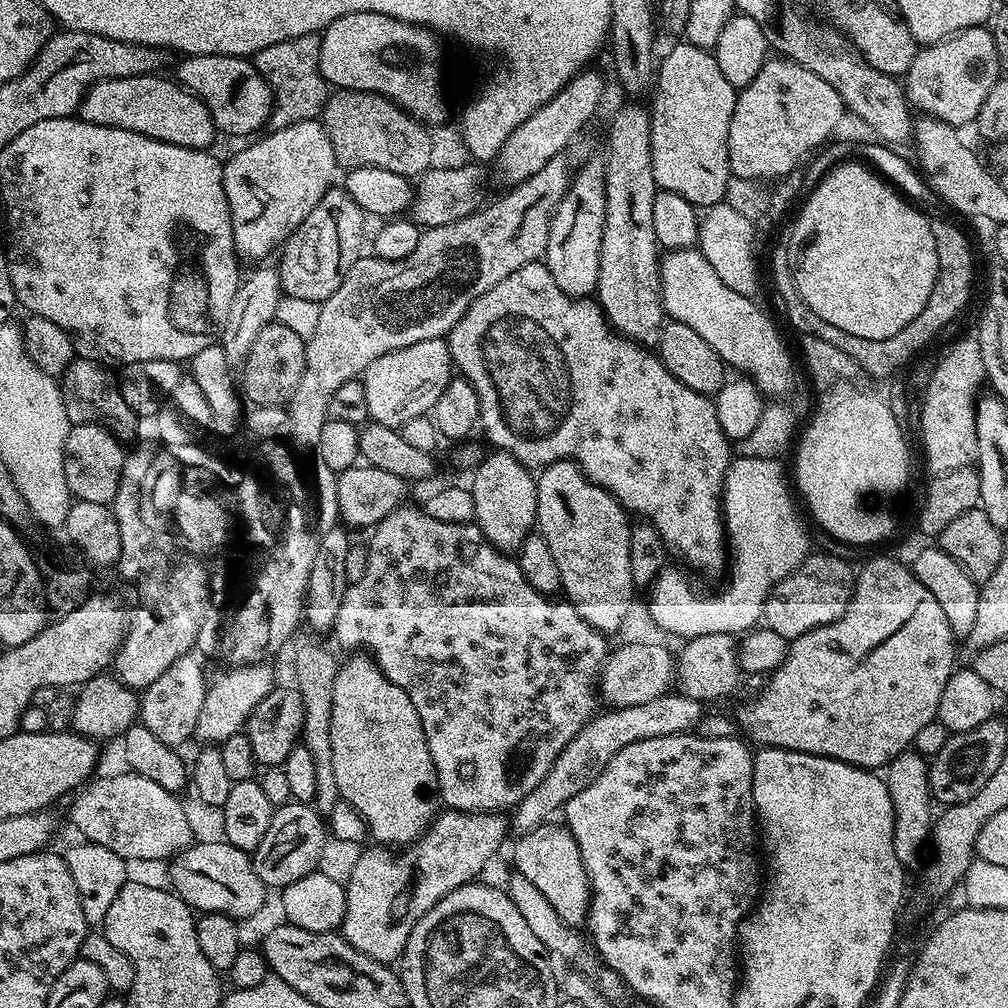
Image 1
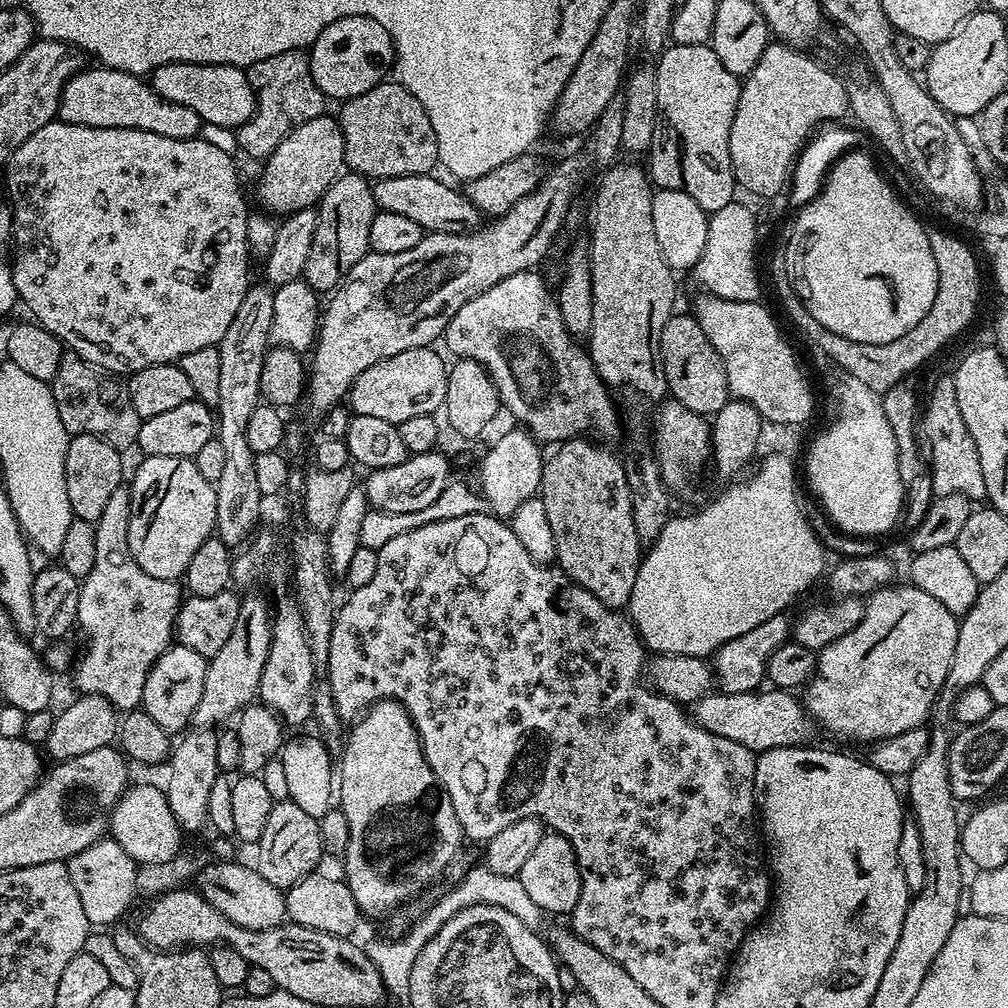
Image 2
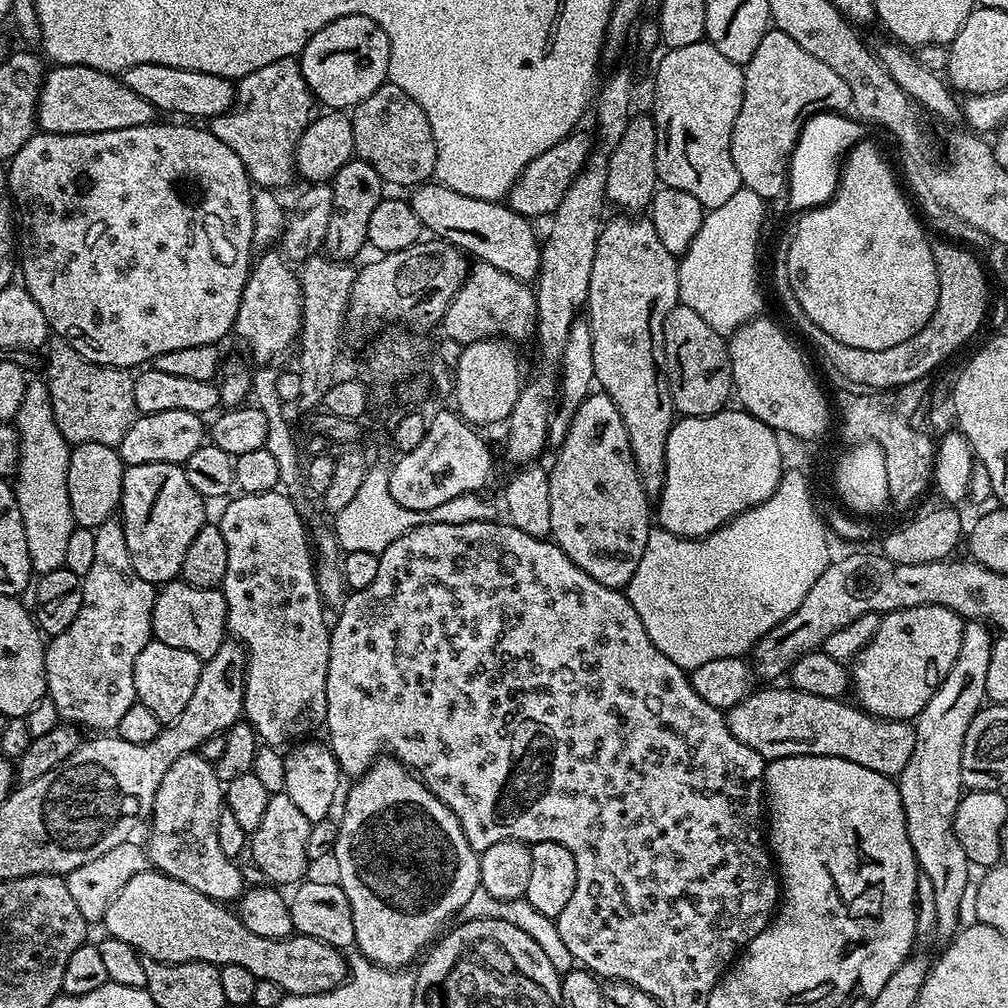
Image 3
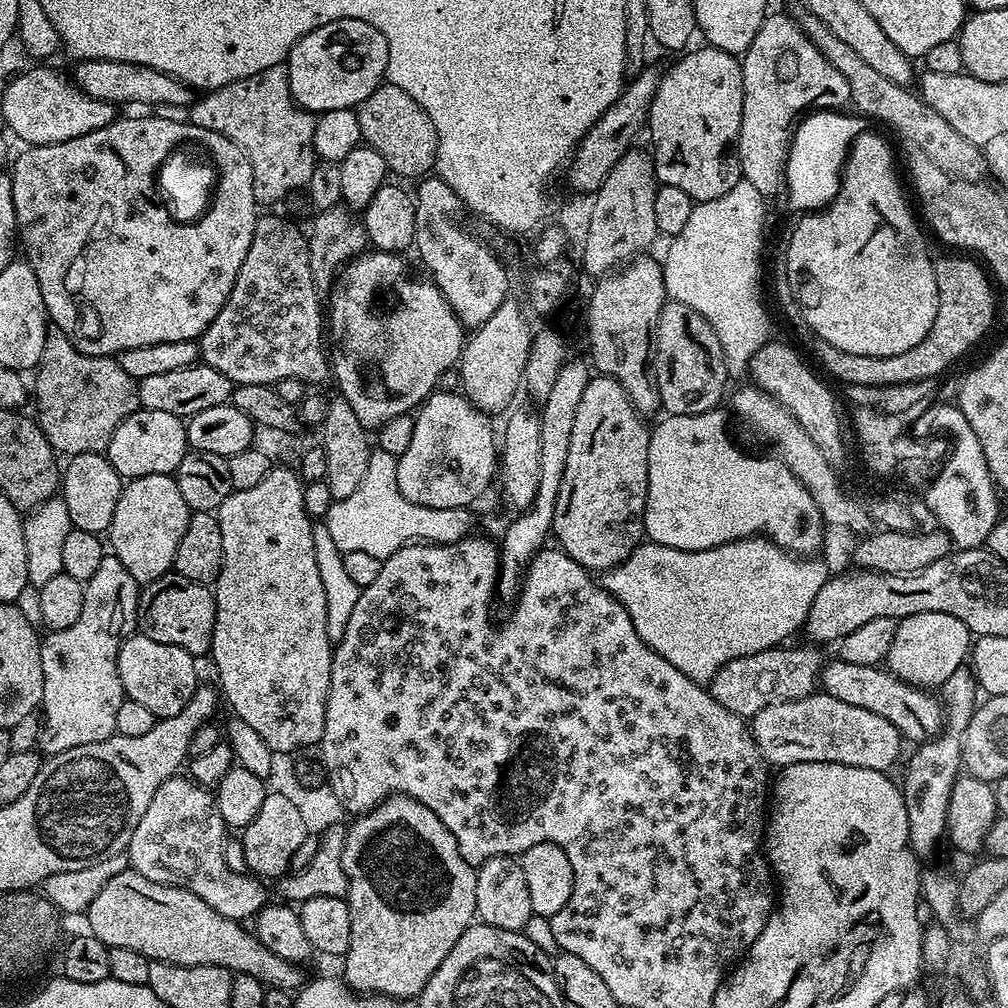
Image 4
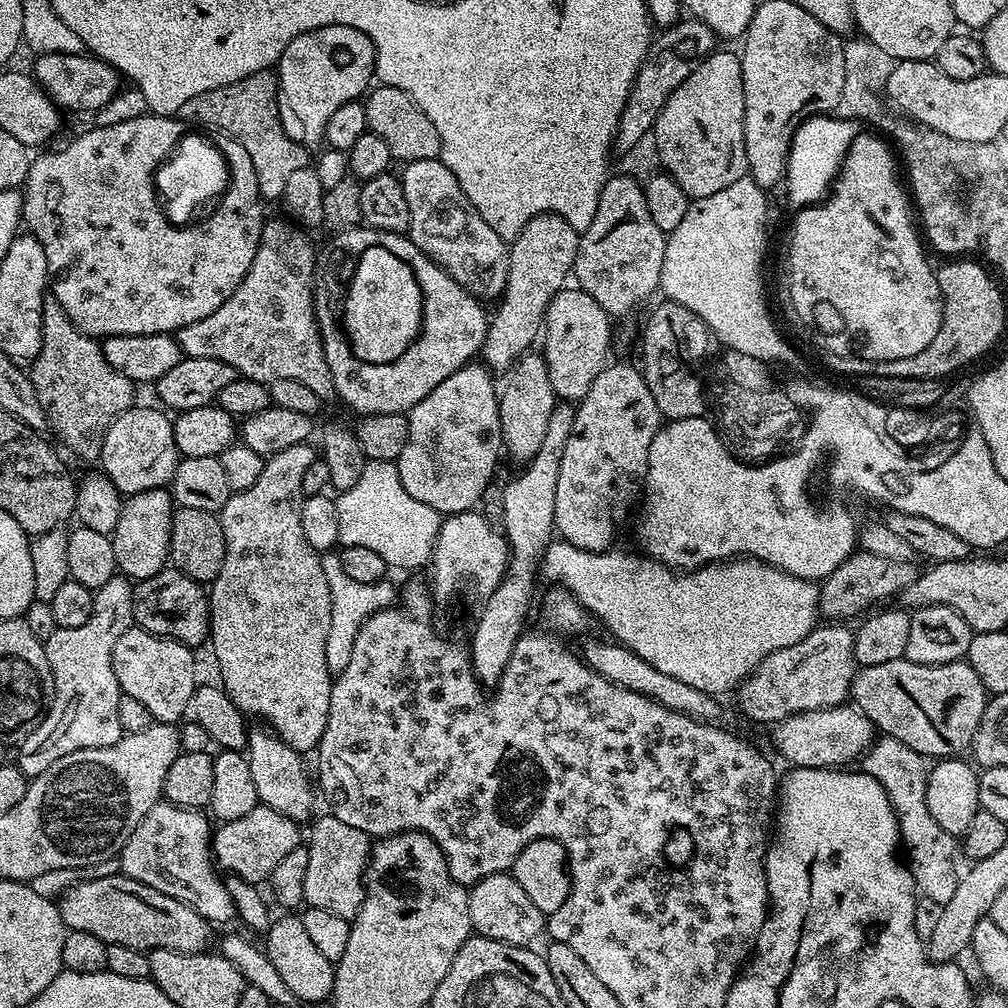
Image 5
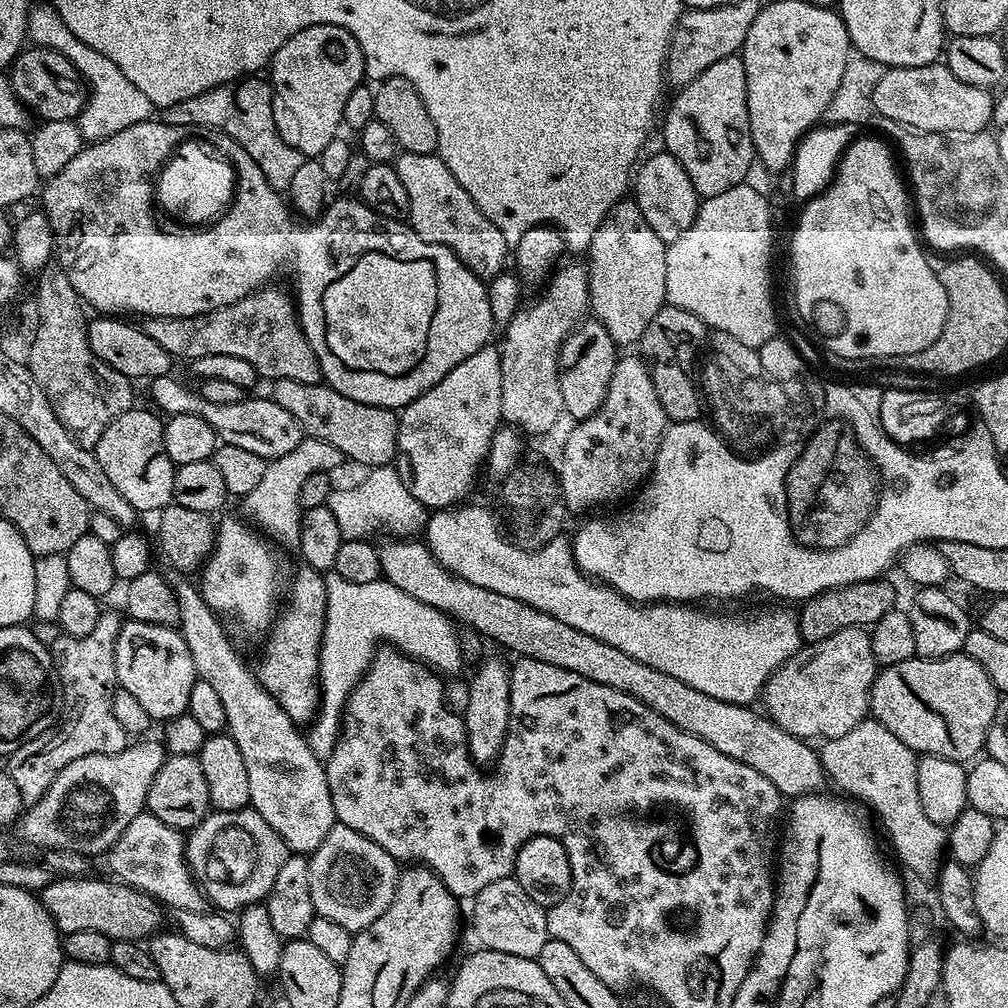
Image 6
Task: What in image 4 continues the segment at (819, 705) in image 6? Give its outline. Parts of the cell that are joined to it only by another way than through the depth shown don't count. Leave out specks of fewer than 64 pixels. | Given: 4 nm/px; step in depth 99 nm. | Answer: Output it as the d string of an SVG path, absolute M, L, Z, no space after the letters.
M804 642L801 648L777 646L767 648L758 654L746 654L722 665L710 682L712 696L730 714L751 718L771 703L802 699L815 693L818 688L822 659L821 649Z

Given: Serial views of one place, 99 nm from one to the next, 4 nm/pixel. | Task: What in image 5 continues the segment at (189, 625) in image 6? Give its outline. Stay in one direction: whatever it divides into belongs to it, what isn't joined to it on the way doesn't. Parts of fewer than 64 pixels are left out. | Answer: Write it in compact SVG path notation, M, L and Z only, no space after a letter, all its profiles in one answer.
M267 727L249 731L248 747L246 755L250 762L250 775L254 778L254 790L258 790L258 798L260 803L267 808L278 810L286 818L297 822L304 822L304 819L312 812L312 788L314 792L314 784L308 781L308 772L304 769L305 757L301 753L296 752L286 742L280 739L279 736Z

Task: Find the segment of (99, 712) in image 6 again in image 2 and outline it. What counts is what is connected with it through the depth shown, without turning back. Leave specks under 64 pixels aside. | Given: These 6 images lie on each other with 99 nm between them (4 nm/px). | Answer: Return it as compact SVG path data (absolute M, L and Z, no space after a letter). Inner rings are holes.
M174 580L165 584L112 584L112 592L96 588L100 600L92 600L88 588L81 584L76 622L92 637L74 664L77 693L106 698L121 713L141 707L146 674L174 640L176 615L182 603L179 587ZM104 596L112 596L112 600L104 600Z

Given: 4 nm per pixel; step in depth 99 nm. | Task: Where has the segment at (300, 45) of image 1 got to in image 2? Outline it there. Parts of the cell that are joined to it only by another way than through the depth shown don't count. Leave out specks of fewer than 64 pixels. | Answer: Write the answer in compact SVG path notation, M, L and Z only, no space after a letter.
M295 48L286 54L274 54L274 58L262 58L262 62L247 69L248 80L256 92L256 109L241 128L235 129L234 136L240 148L257 162L267 160L270 154L298 126L325 115L326 97L310 74L308 52Z

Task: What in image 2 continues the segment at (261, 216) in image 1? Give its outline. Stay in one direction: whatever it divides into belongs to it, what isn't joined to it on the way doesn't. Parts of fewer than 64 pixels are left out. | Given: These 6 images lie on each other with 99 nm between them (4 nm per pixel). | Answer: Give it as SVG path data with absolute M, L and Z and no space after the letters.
M325 114L298 126L263 161L264 173L256 184L256 196L264 208L287 214L319 205L326 190L345 171L344 139L339 119Z

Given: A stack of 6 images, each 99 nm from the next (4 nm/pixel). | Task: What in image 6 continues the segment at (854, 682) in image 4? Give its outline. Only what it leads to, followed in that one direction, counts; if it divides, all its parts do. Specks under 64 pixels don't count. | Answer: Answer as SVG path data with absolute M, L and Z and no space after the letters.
M963 654L942 658L915 655L906 662L883 665L877 671L870 690L868 711L871 719L882 722L882 726L886 726L894 738L906 742L906 746L920 756L941 756L947 760L972 762L985 751L988 731L1001 699L994 682L990 682L990 674L986 674L986 670L982 670L974 658Z

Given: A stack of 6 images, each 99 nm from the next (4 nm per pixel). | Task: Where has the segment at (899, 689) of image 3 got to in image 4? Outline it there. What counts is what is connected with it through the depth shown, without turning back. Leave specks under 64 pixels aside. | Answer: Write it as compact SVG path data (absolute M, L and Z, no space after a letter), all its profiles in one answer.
M910 614L897 623L886 667L899 680L913 684L915 688L936 690L944 685L950 674L954 674L954 670L965 667L973 643L972 633L962 622L958 622L958 618L954 618L954 614Z

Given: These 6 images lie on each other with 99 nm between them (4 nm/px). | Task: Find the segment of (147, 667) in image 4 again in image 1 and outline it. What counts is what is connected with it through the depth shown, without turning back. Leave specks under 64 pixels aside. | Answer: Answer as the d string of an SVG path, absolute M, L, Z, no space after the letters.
M196 654L178 658L176 662L171 663L156 681L150 682L150 686L143 689L140 696L139 723L144 724L146 730L153 731L162 742L166 742L174 749L179 749L181 747L180 744L186 743L188 739L191 741L196 734L198 714L202 714L202 702L206 698L210 683L209 677L204 677L204 668L200 663L202 663L201 657Z

